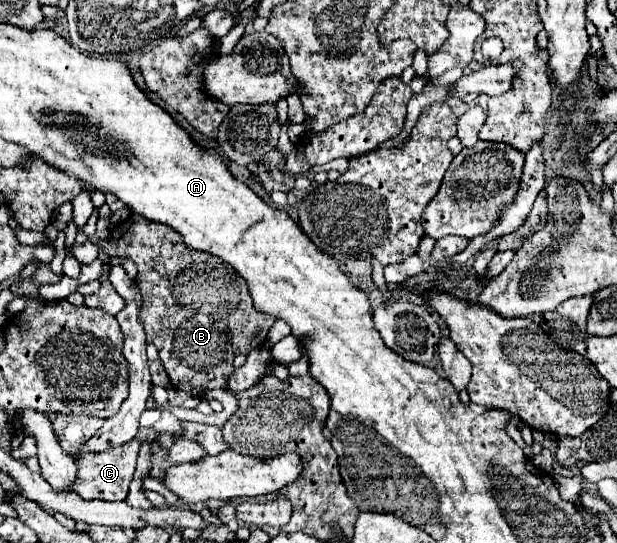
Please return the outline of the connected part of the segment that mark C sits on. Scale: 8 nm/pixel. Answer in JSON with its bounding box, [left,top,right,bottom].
[74,439,140,501]

